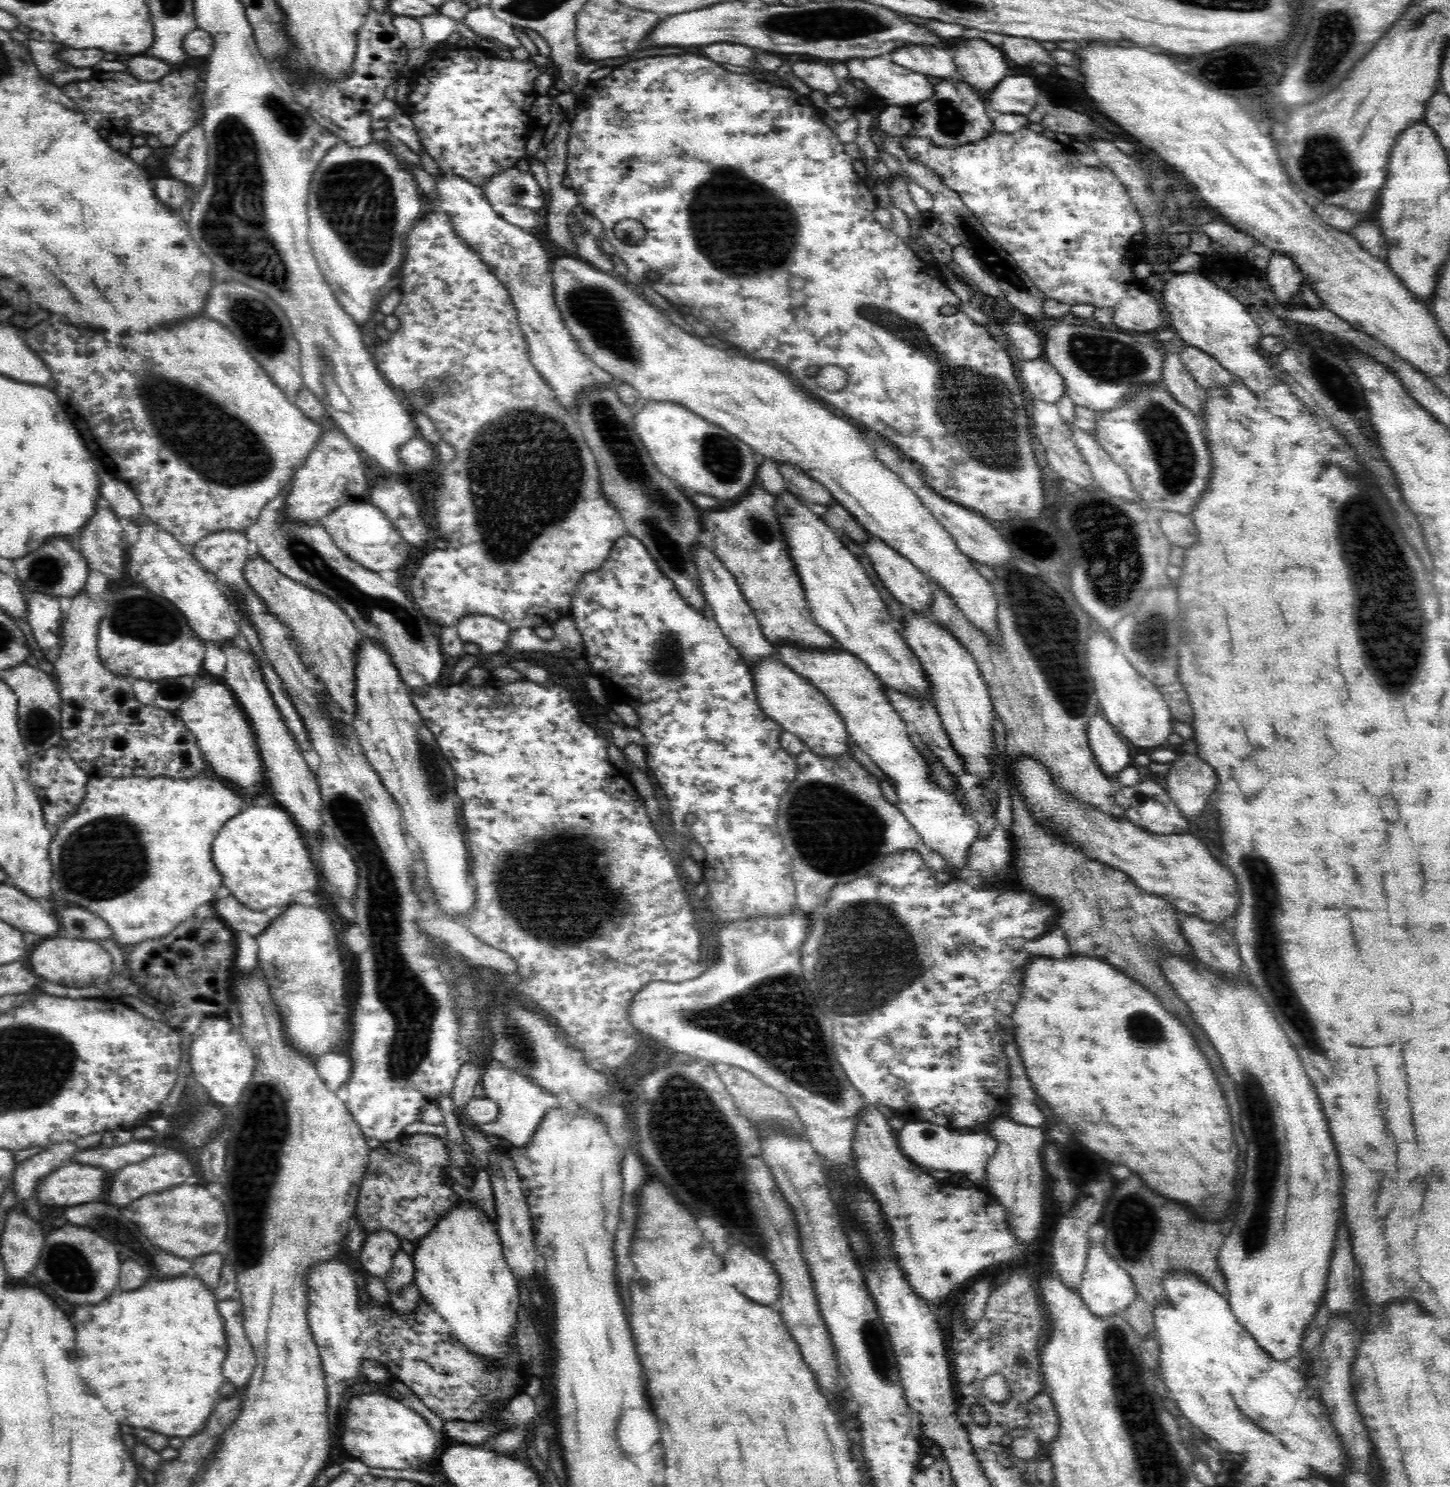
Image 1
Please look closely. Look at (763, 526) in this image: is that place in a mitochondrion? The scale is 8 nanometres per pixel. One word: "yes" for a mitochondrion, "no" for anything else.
yes

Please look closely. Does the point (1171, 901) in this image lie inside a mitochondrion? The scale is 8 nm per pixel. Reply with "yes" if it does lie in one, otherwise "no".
no

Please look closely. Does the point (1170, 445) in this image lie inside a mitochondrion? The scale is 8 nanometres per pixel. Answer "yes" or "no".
yes

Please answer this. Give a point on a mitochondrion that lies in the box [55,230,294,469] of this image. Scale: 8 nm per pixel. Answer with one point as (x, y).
(262, 327)

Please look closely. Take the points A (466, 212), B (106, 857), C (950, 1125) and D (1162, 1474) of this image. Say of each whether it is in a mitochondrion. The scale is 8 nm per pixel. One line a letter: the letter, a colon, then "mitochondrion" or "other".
A: other
B: mitochondrion
C: other
D: mitochondrion

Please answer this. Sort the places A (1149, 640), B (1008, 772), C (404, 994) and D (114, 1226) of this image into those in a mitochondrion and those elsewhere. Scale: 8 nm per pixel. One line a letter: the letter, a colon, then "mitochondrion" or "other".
A: mitochondrion
B: other
C: mitochondrion
D: mitochondrion

